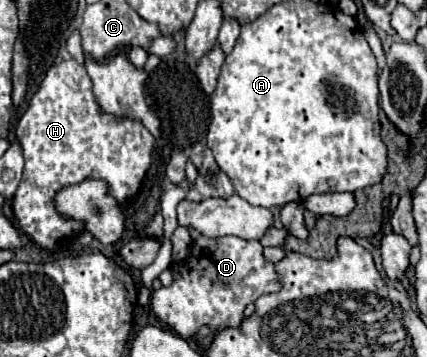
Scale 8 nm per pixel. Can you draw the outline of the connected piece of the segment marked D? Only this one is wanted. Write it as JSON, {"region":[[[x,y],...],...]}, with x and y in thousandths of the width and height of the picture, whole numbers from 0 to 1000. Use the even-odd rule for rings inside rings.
{"region":[[[447,644],[452,695],[447,723],[433,739],[400,745],[410,790],[386,812],[363,812],[354,829],[354,863],[372,896],[396,908],[419,941],[452,941],[475,908],[508,930],[522,913],[560,913],[569,902],[569,868],[583,846],[597,846],[611,824],[653,812],[658,790],[644,768],[644,745],[611,711],[607,672],[569,667],[480,667]]]}

